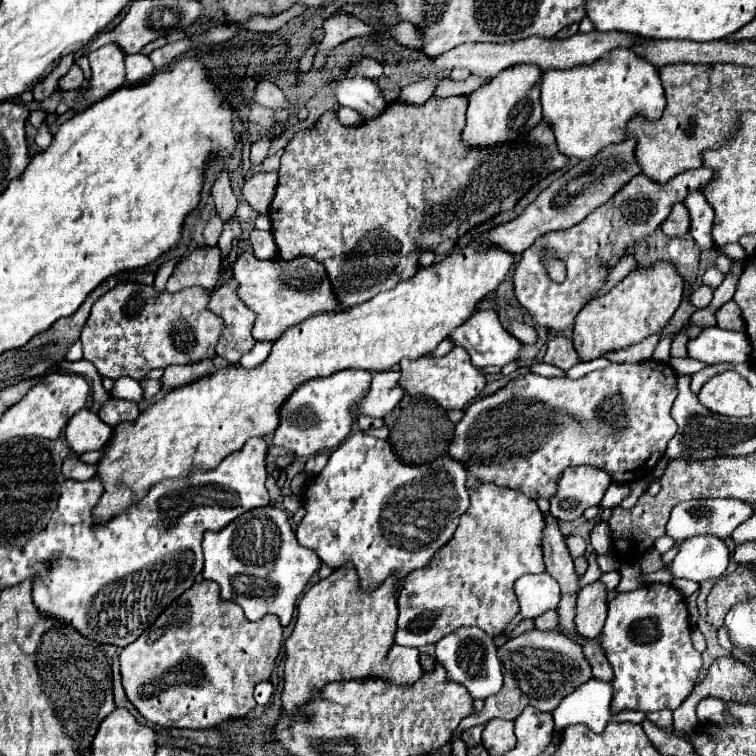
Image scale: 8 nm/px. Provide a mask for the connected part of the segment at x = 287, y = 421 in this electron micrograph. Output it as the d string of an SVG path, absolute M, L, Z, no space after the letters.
M343 369L343 371L337 371L329 377L315 377L315 379L305 381L281 405L279 427L273 431L273 445L285 447L287 451L301 455L301 457L311 457L311 455L321 453L321 451L333 451L351 433L351 425L353 425L355 417L351 415L349 409L369 389L369 381L371 381L371 373L363 371L363 369L359 369L359 371L357 369Z

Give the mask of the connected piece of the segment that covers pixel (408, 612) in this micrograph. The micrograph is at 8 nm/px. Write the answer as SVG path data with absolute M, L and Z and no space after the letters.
M483 483L471 493L471 505L461 515L455 535L435 553L431 565L413 571L399 593L399 621L395 643L405 647L423 647L437 643L461 625L475 625L489 637L497 637L507 623L517 615L519 605L513 593L513 583L525 573L543 573L543 548L541 537L545 529L545 515L537 503L529 501L523 493L509 487L497 487L495 483Z

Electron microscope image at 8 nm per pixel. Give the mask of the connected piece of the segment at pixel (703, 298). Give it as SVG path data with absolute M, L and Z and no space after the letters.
M701 285L699 289L695 289L693 293L691 293L691 303L697 307L697 309L705 309L709 303L711 303L711 299L713 299L713 287L709 287L709 285Z

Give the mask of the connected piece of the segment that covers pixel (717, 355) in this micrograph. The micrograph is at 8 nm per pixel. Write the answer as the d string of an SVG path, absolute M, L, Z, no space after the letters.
M707 327L699 337L689 339L687 355L705 365L713 363L743 363L749 359L751 341L745 333L727 331L721 327Z

